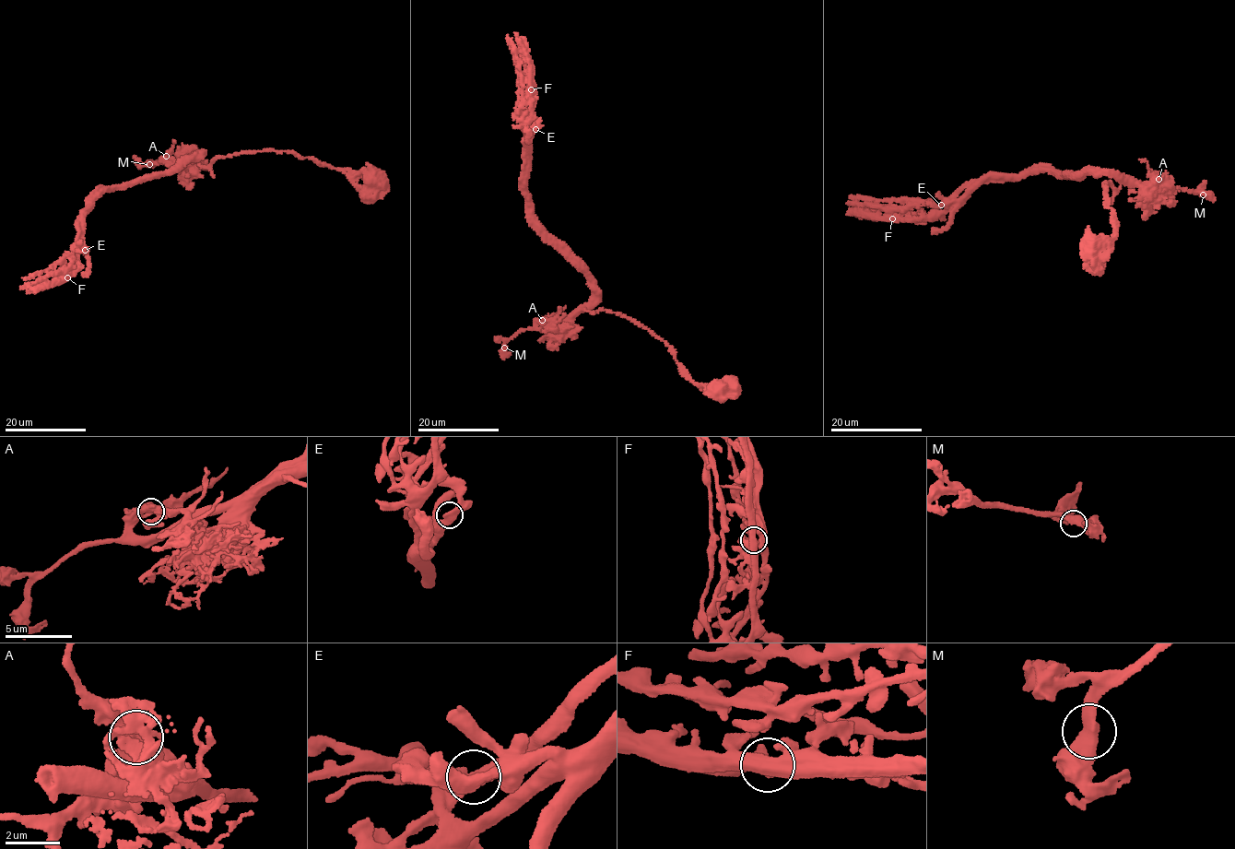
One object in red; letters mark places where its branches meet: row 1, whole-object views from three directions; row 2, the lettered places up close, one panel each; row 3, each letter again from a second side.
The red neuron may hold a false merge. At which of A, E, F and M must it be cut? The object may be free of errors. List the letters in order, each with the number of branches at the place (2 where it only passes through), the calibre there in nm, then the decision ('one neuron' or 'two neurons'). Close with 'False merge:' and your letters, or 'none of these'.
A: 2 | 440 nm | one neuron
E: 2 | 480 nm | one neuron
F: 2 | 480 nm | two neurons
M: 2 | 480 nm | one neuron
False merge: F

